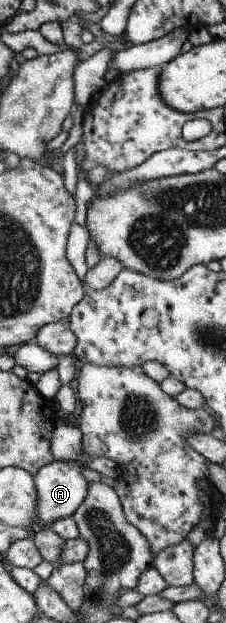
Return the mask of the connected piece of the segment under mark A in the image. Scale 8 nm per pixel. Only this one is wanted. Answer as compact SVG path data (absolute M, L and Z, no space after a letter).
M82 450L79 459L75 461L54 460L52 464L47 464L34 475L38 504L36 505L36 524L31 527L32 532L38 528L49 528L57 520L73 517L73 514L79 509L88 492L88 482L80 473L81 468L87 468L86 463L83 462L84 459L89 461Z

